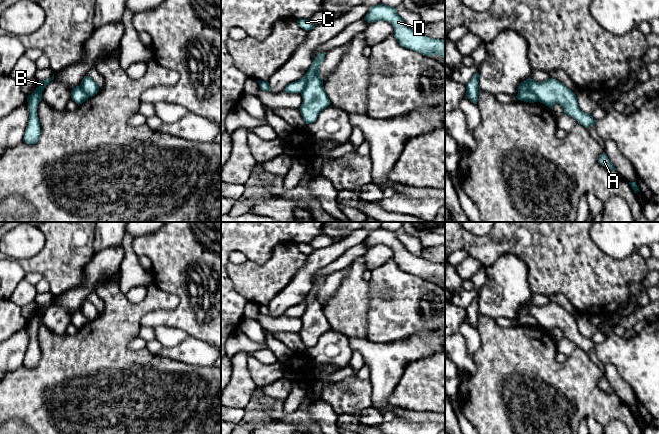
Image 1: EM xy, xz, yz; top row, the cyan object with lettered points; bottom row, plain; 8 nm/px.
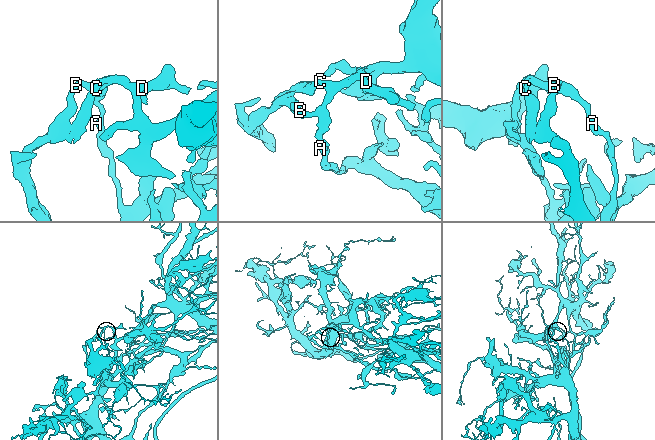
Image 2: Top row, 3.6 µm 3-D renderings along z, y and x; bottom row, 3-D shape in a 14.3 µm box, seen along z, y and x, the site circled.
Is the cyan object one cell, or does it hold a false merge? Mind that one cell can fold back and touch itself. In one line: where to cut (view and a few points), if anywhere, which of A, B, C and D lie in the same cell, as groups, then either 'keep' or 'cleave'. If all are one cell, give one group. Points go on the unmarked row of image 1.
yz (518, 316), (531, 315), (538, 324) | A B / C D | cleave

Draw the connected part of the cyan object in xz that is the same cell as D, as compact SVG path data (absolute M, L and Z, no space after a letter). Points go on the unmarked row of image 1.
M382 227L370 231L364 241L368 247L386 245L393 249L397 266L404 272L426 280L436 278L445 283L445 263L433 263L410 253L397 237L397 233Z

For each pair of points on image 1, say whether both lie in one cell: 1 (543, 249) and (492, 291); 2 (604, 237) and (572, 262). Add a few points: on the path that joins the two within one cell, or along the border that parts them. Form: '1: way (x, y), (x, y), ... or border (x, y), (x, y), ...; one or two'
1: border (504, 253), (514, 253), (525, 263), (529, 287); two
2: border (588, 232), (591, 239), (606, 254), (614, 258); two

